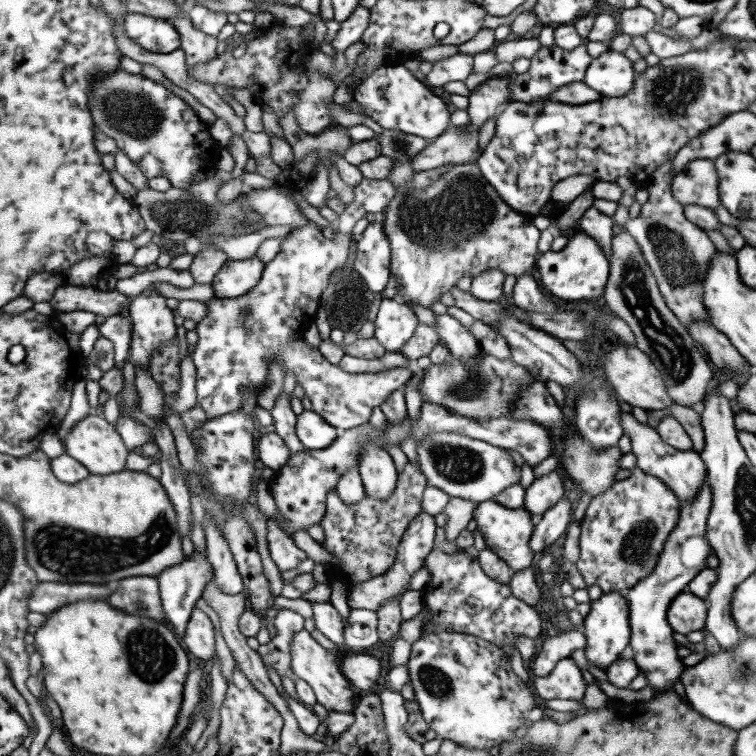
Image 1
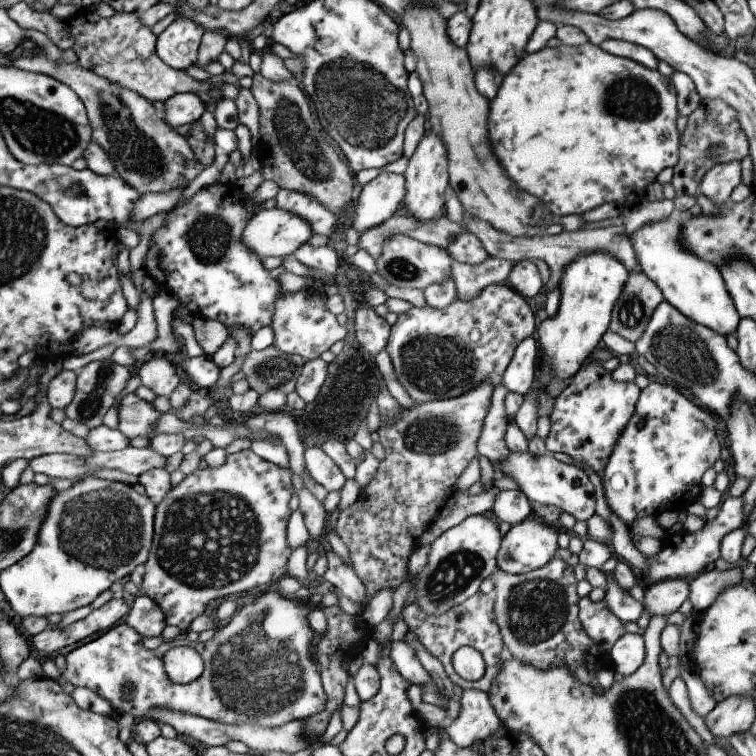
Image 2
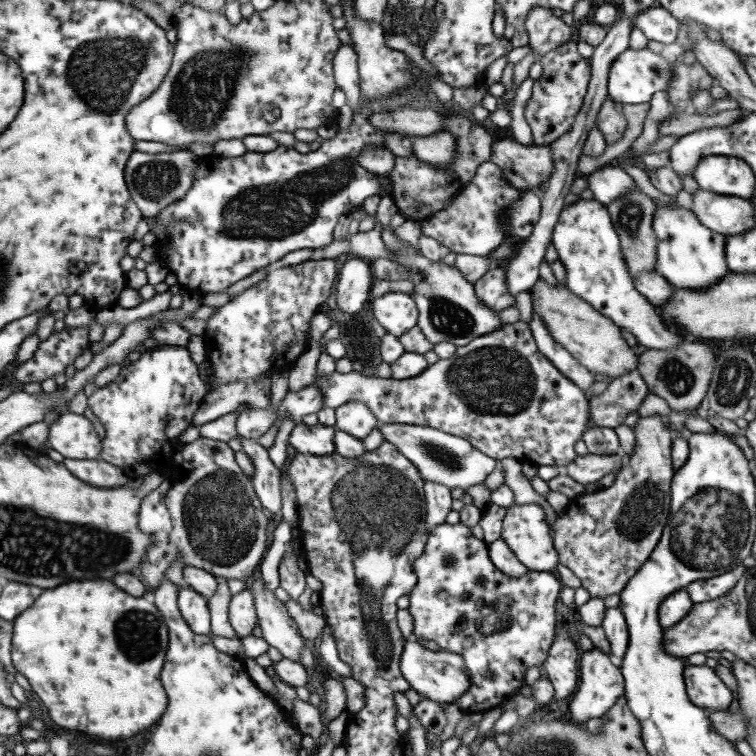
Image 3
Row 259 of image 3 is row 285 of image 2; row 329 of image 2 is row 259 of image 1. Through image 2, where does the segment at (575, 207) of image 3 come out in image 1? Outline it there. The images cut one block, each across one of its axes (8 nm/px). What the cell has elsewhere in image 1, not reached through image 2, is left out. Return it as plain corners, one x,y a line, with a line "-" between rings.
571,230
567,236
567,244
561,252
543,254
537,264
541,288
557,296
561,302
597,302
605,294
607,278
609,278
609,258
607,252
599,246
595,238
585,234
583,230

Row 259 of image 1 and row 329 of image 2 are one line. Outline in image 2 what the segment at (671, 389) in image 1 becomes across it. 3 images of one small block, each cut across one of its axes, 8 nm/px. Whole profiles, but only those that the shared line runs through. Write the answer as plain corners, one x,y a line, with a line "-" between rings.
629,272
627,284
619,298
615,300
609,330
617,334
617,338
635,344
645,332
651,314
663,302
661,290
651,282
645,274

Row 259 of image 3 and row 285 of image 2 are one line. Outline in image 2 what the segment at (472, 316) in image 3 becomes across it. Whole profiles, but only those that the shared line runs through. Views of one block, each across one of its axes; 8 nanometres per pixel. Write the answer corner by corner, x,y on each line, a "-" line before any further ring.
393,234
381,244
381,254
375,258
375,274
379,274
387,286
397,286
403,290
425,290
429,284
439,284
445,278
451,278
449,252
403,234

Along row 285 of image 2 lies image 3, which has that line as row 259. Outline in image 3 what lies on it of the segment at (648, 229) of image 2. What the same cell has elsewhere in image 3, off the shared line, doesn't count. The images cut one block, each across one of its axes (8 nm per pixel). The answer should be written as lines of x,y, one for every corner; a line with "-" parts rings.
655,202
651,228
657,240
653,270
673,288
709,288
729,272
725,262
725,236
705,228
691,210
679,208
675,202

